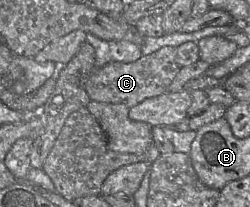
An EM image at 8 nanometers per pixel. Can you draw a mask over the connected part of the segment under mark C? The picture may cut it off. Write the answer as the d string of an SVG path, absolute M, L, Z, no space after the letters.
M85 42L78 51L81 86L85 80L85 91L91 101L124 104L128 108L134 107L145 99L167 92L169 85L180 70L176 63L176 54L176 47L166 46L142 56L135 62L112 62L95 69L95 50Z

